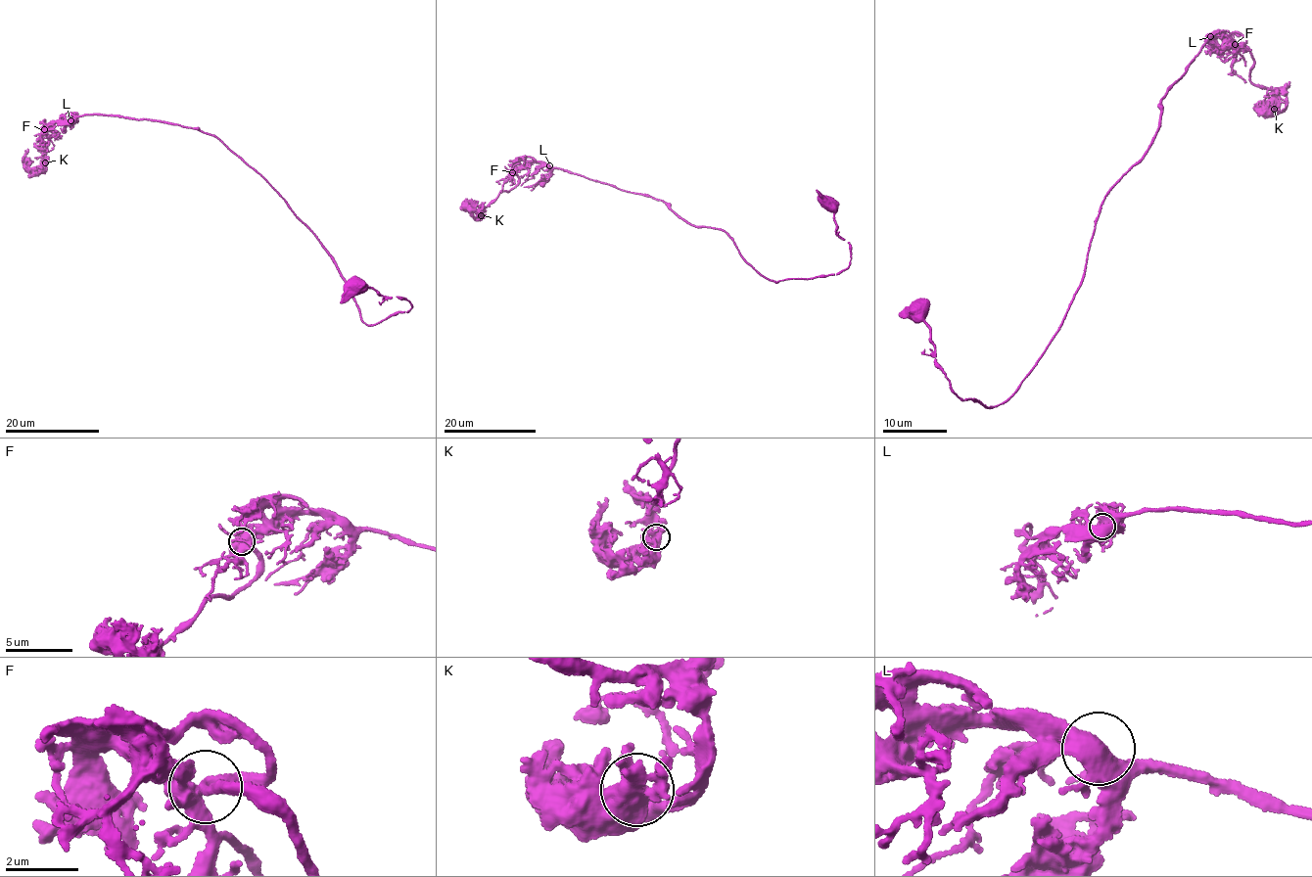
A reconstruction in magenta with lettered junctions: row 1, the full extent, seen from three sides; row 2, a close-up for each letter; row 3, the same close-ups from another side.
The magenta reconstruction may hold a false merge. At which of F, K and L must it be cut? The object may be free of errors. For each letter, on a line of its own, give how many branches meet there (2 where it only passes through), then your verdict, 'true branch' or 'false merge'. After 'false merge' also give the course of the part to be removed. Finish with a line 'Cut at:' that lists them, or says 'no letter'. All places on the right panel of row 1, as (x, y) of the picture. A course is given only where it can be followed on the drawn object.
F: branches 7; true branch
K: branches 5; true branch
L: branches 4; true branch
Cut at: no letter

